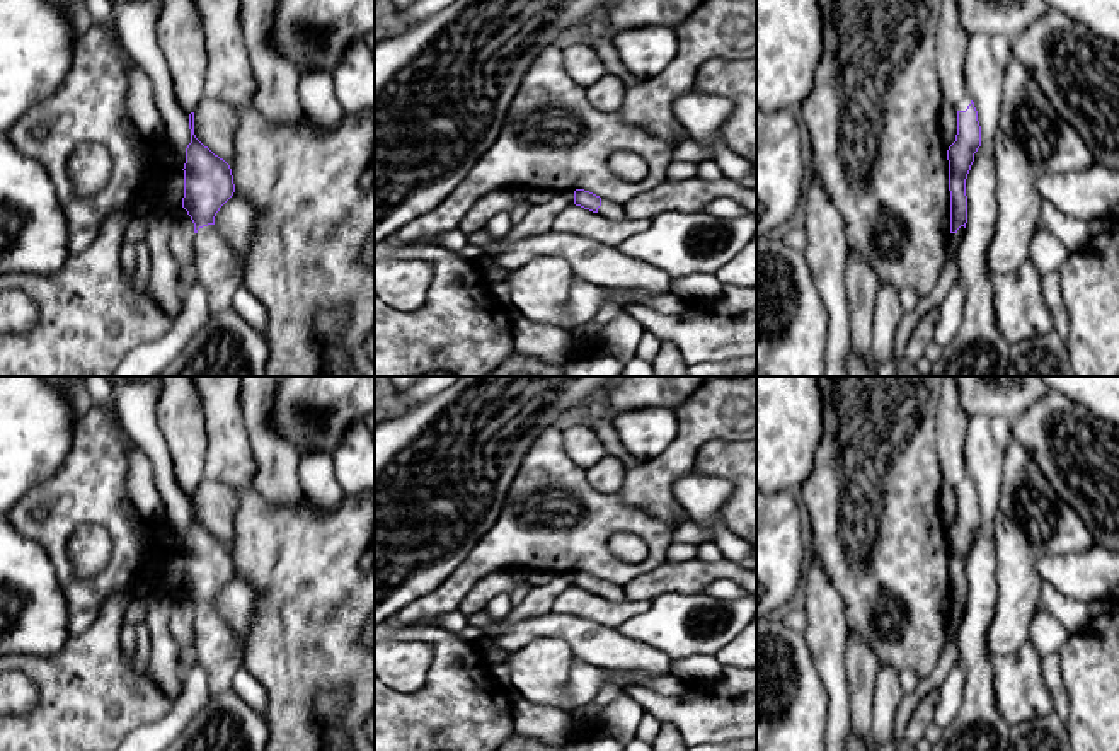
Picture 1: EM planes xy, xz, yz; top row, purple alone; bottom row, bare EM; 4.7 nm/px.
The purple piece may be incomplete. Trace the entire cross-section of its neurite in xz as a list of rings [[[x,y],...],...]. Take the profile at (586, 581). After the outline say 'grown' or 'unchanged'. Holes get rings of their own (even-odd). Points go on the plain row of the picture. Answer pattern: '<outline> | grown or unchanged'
[[[584,570],[574,572],[574,586],[598,594],[611,603],[623,603],[627,599],[622,586],[601,581],[600,577]]] | grown

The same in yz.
[[[944,376],[940,407],[937,410],[937,456],[944,482],[957,492],[955,523],[947,531],[950,572],[950,618],[947,637],[959,637],[967,605],[966,560],[981,528],[978,492],[964,465],[964,438],[967,429],[957,387],[952,376]]] | grown

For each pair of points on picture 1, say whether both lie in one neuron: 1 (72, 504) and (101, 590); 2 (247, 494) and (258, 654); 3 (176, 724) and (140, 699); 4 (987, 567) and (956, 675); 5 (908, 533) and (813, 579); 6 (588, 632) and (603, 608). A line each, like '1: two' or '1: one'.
1: one
2: one
3: two
4: two
5: two
6: two

